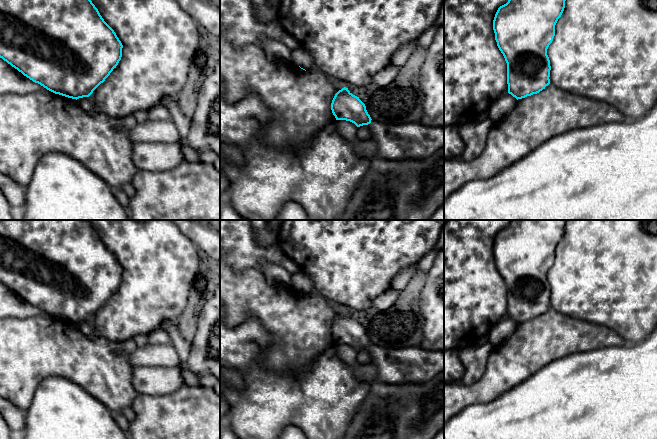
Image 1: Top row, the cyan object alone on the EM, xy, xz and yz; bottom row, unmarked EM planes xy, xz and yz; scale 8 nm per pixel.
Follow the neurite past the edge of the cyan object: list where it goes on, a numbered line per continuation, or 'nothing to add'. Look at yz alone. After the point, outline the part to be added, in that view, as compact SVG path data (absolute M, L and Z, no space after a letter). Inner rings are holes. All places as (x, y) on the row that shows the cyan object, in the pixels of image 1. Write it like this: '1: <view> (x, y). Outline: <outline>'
nothing to add

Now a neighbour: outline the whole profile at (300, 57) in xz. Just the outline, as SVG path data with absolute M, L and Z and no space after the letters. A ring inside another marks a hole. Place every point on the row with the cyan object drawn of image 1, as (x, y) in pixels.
M302 47L292 50L292 62L305 70L315 68L312 56Z

